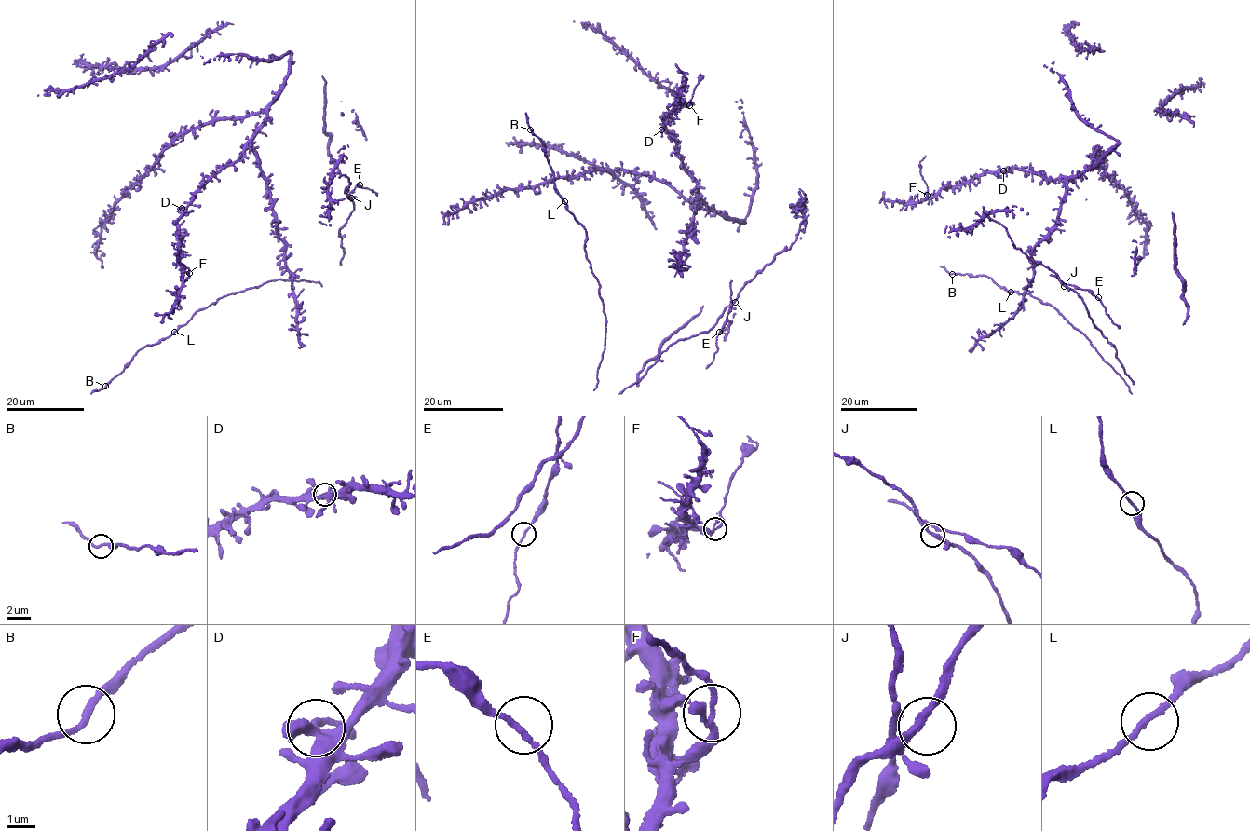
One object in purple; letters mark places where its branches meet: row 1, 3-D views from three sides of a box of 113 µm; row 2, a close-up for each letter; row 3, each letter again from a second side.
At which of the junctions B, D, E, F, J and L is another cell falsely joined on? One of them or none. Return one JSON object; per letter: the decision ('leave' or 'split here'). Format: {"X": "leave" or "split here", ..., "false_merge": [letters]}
{"B": "leave", "D": "leave", "E": "leave", "F": "split here", "J": "leave", "L": "leave", "false_merge": ["F"]}

